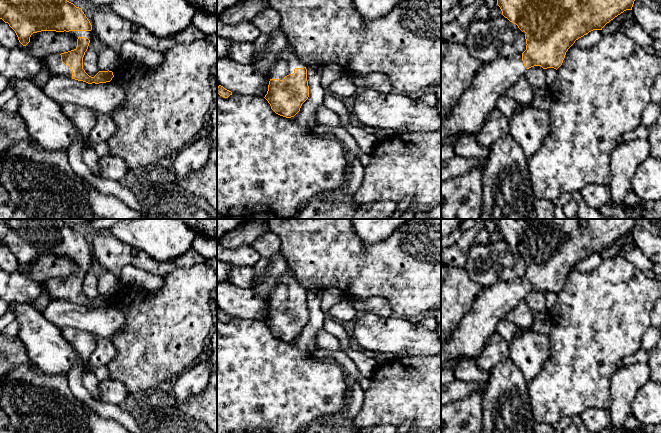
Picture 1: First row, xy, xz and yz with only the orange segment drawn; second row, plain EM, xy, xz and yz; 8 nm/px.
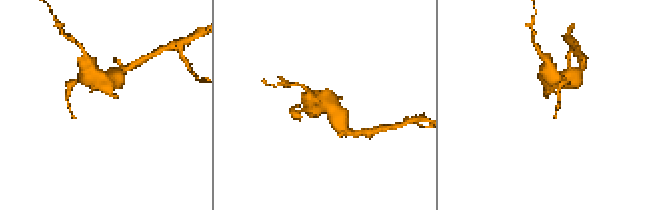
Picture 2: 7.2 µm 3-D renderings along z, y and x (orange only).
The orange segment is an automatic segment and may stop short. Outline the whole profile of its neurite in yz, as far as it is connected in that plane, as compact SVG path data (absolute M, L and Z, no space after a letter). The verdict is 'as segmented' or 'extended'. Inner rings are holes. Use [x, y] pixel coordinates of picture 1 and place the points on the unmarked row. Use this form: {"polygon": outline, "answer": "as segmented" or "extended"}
{"polygon": "M498 219L502 239L525 256L526 274L484 289L464 316L450 339L441 345L441 369L453 370L463 358L476 358L494 333L501 319L515 308L527 293L541 290L558 293L576 264L602 252L626 234L632 234L637 219Z", "answer": "extended"}

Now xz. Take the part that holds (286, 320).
{"polygon": "M289 270L278 282L269 299L265 323L278 339L291 342L309 321L307 293Z", "answer": "extended"}

